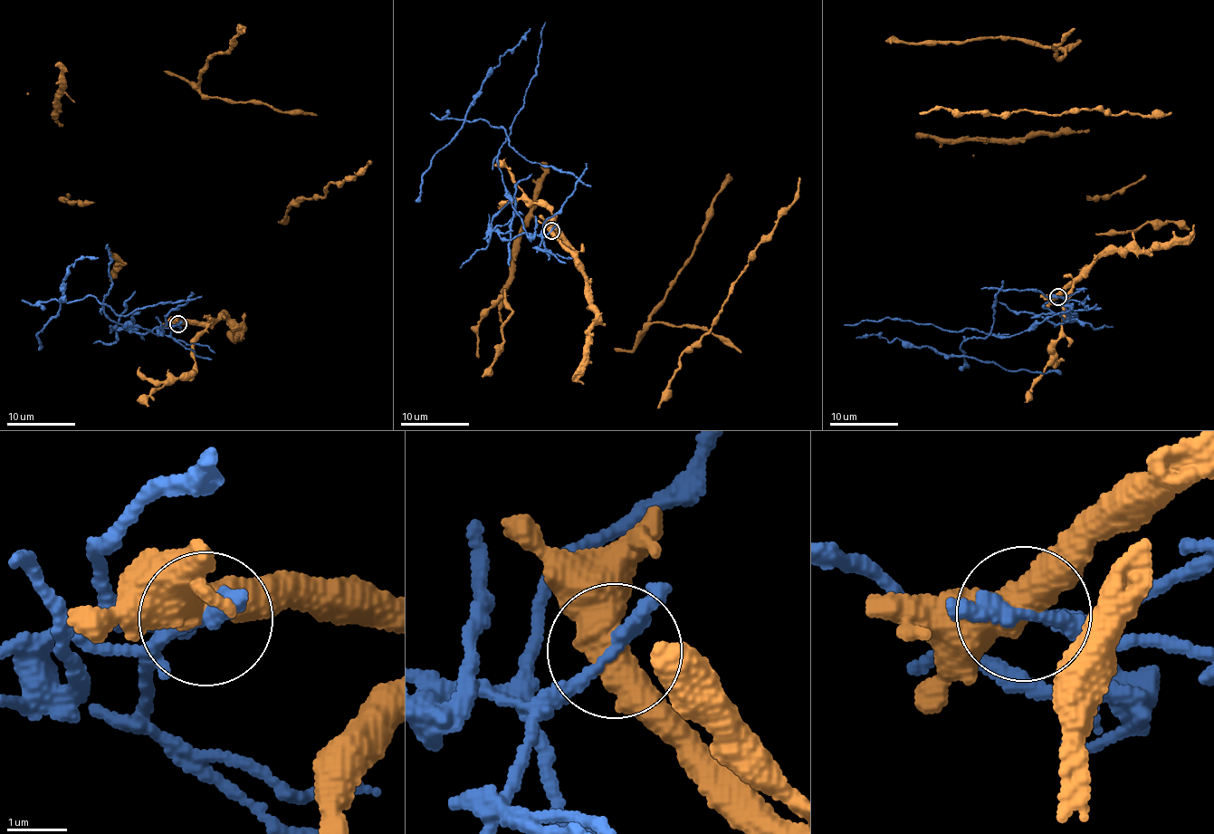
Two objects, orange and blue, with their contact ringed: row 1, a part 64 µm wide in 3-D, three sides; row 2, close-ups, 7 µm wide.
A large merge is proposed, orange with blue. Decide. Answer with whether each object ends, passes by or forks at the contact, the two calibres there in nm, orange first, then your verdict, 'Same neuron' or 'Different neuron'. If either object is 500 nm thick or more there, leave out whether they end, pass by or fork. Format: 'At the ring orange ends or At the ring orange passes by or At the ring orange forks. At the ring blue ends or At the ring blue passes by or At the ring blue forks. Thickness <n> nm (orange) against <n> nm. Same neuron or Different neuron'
Thickness 600 nm (orange) against 220 nm. Different neuron

